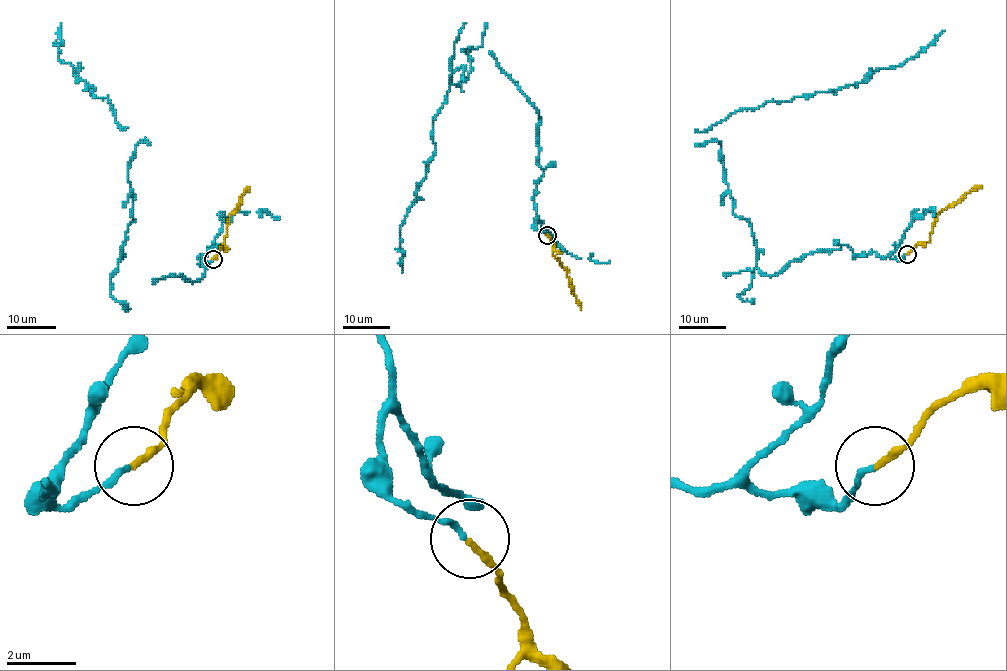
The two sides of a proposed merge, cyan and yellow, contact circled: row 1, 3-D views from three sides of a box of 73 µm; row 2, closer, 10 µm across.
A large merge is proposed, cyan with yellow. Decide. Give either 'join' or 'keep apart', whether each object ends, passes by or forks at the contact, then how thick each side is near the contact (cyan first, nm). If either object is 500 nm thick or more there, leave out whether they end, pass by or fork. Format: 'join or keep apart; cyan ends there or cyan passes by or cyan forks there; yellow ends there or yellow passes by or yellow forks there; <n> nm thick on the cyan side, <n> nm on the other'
join; cyan ends there; yellow ends there; 150 nm thick on the cyan side, 200 nm on the other

